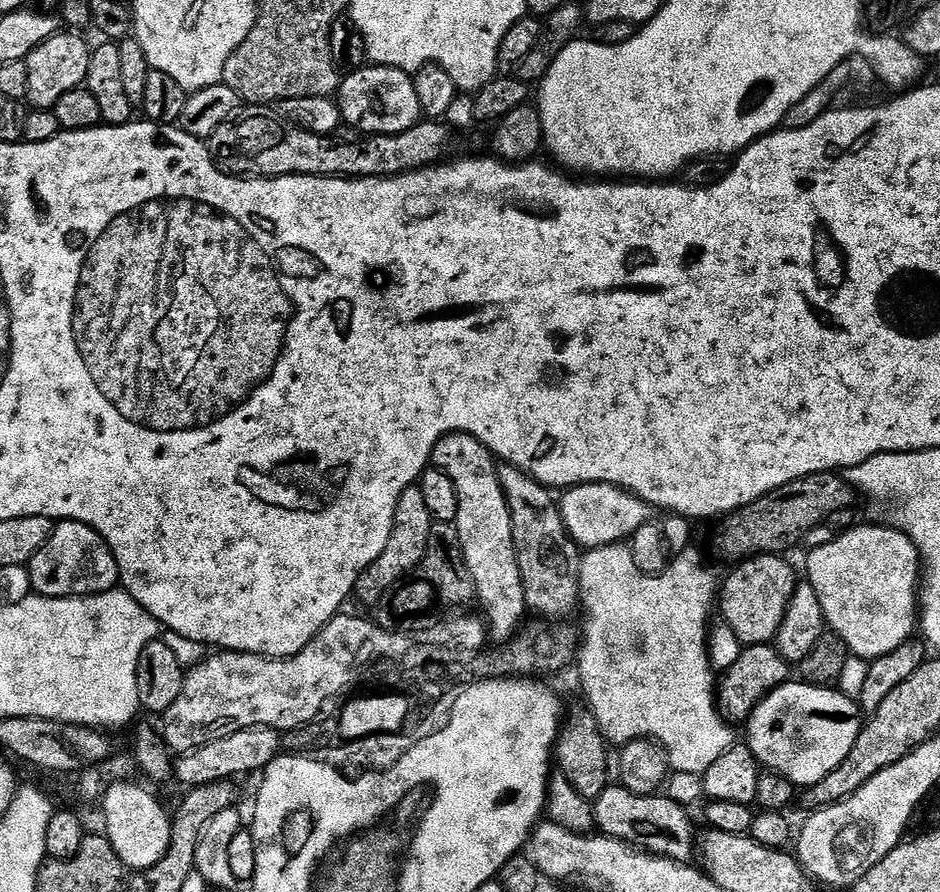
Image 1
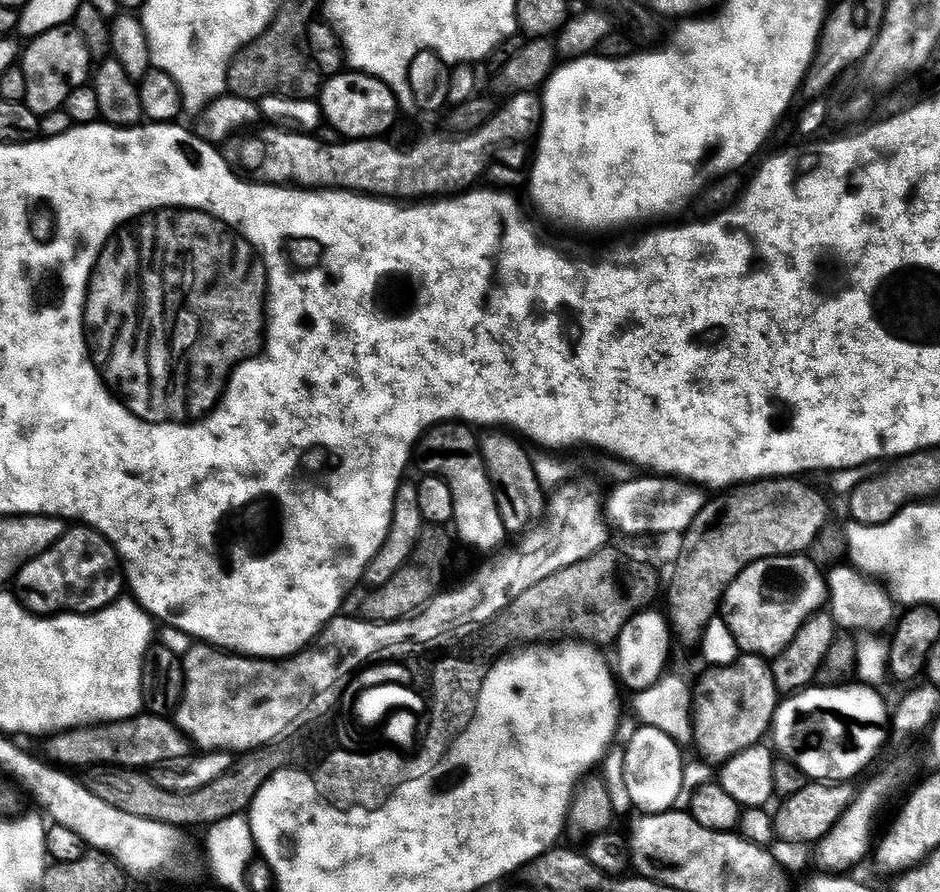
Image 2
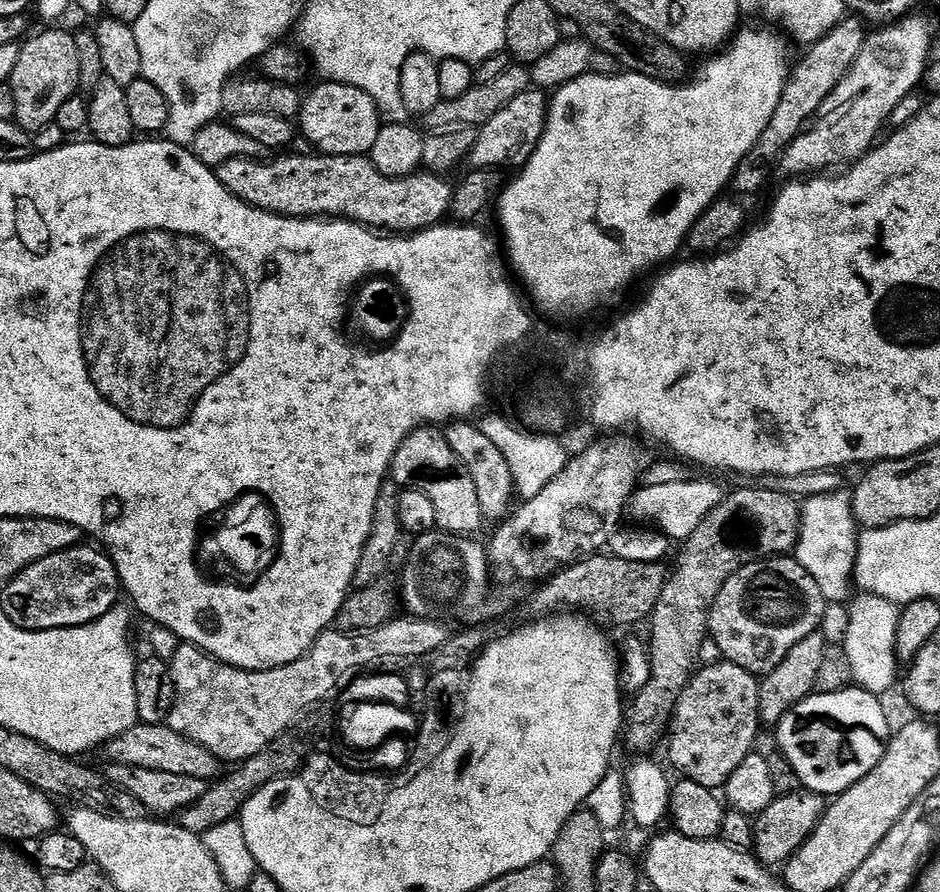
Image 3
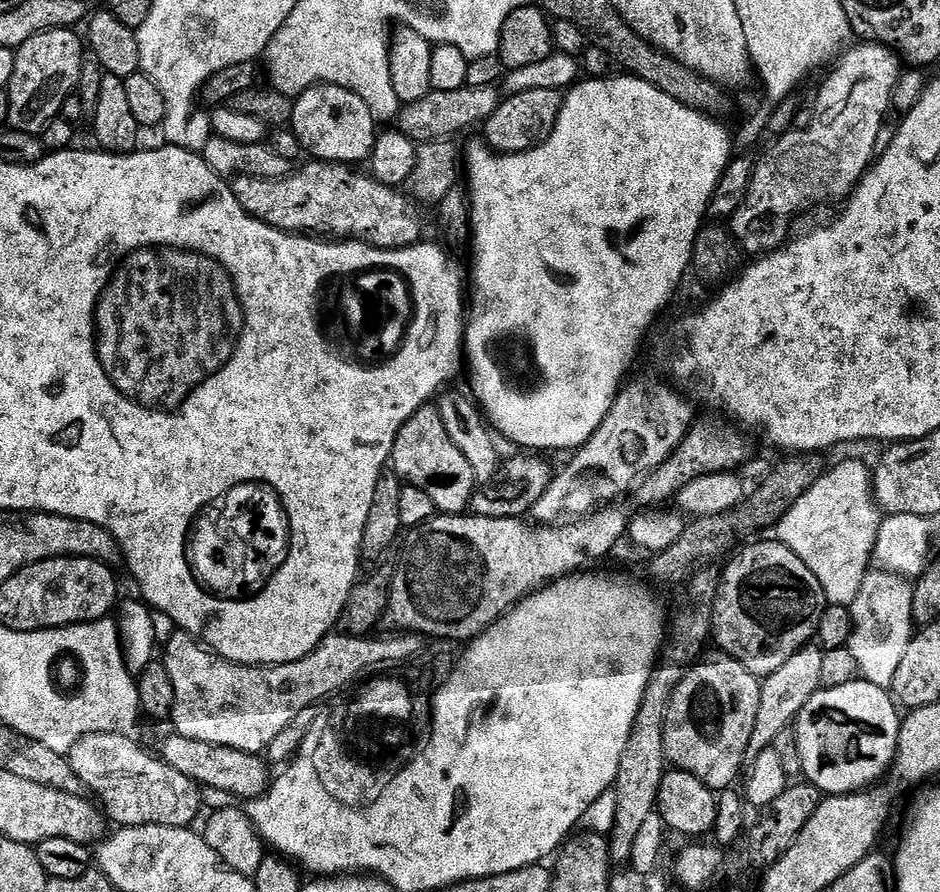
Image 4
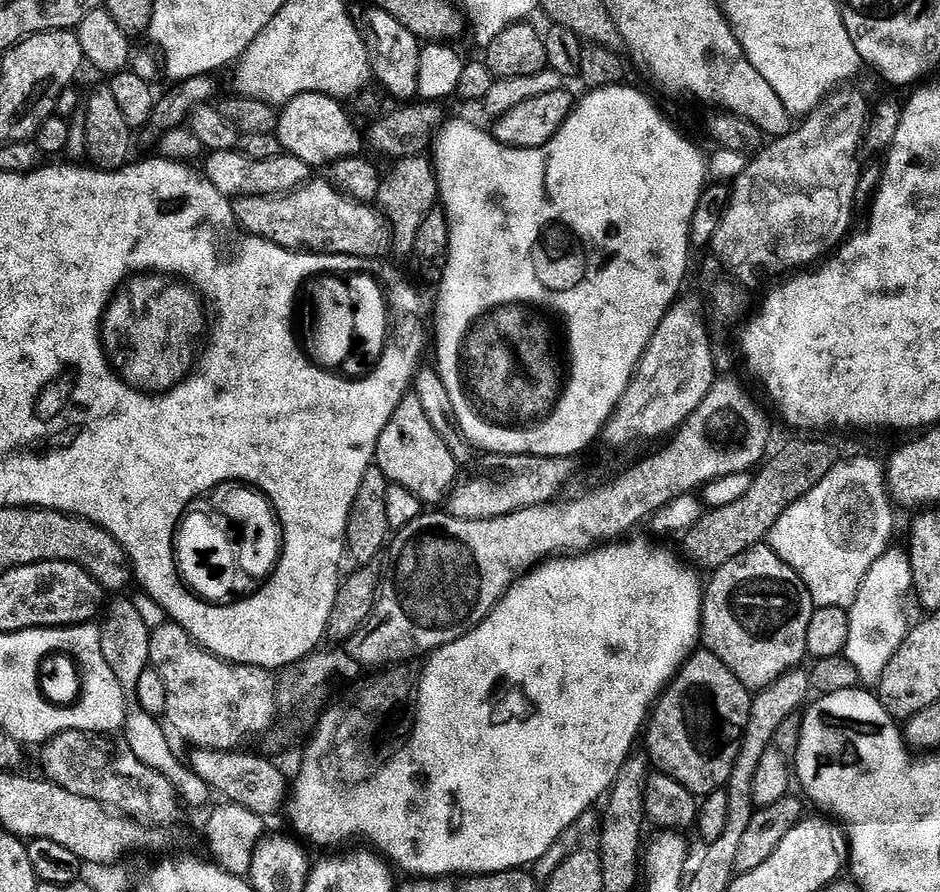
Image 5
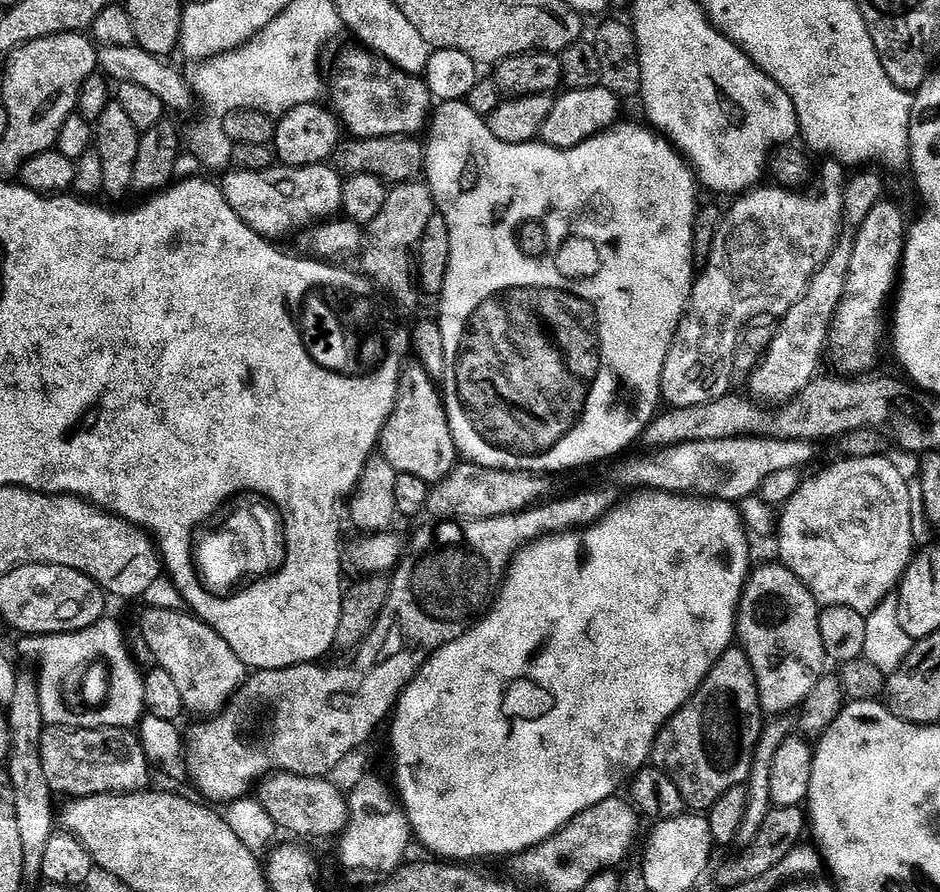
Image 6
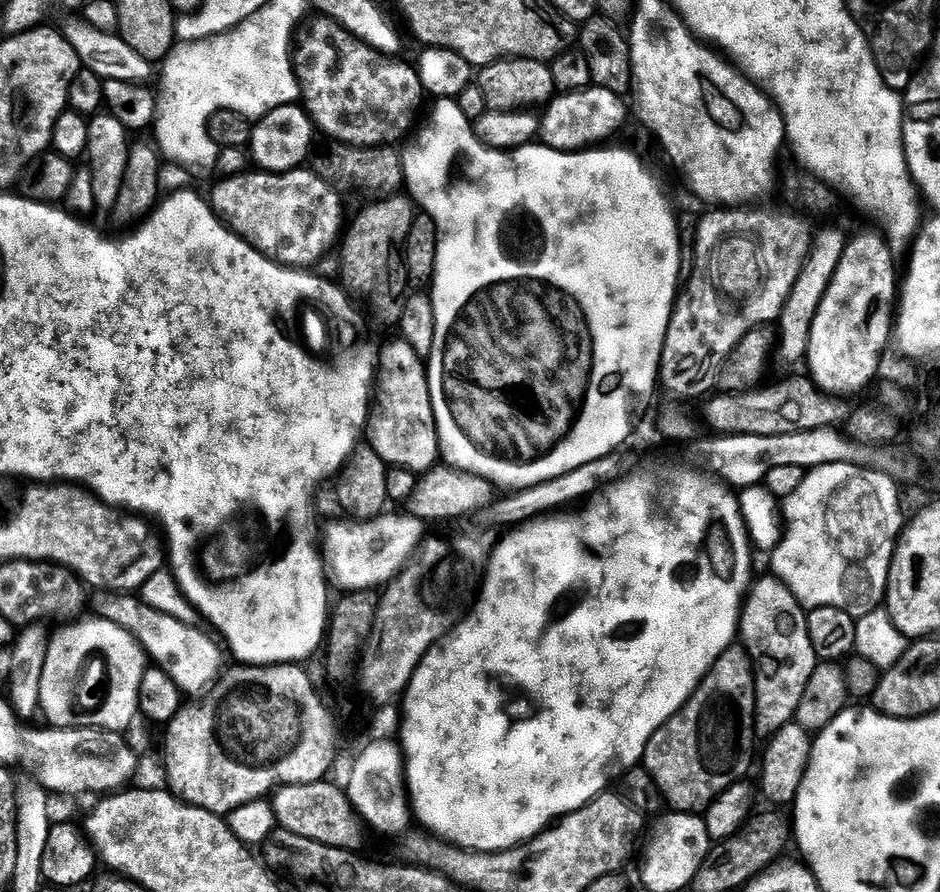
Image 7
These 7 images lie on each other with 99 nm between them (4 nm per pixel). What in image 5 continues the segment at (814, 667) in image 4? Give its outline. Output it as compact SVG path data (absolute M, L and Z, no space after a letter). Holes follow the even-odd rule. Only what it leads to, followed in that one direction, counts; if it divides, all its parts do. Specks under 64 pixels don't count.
M793 670L777 680L768 688L761 688L755 693L752 701L752 713L748 718L748 725L744 730L743 739L738 751L734 756L734 763L730 768L730 782L736 788L747 789L758 768L758 762L762 760L762 754L773 747L776 731L783 726L784 722L805 702L810 696L810 676L807 671Z

